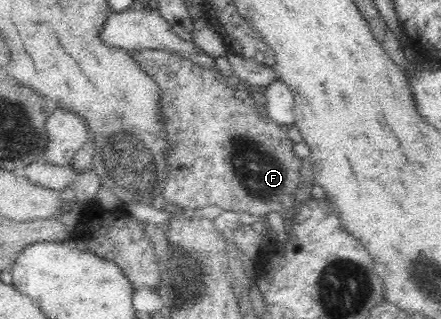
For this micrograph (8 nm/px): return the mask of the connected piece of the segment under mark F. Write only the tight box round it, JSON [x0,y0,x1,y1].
[129,50,303,218]

